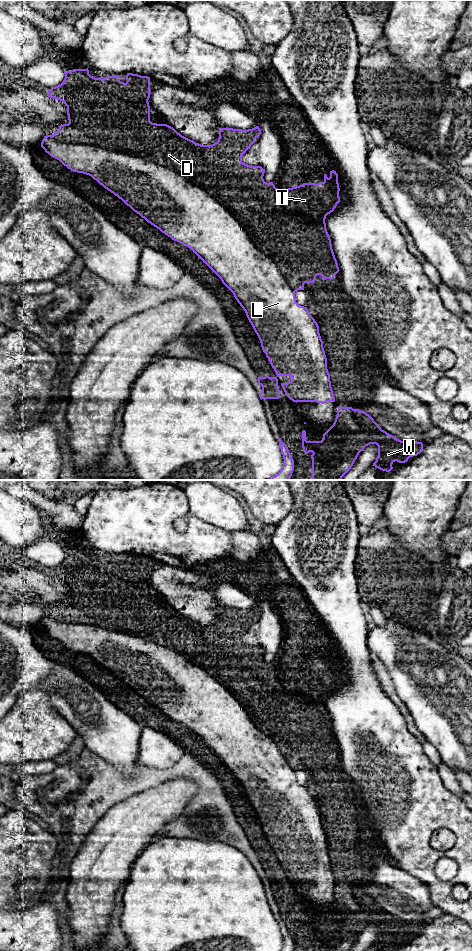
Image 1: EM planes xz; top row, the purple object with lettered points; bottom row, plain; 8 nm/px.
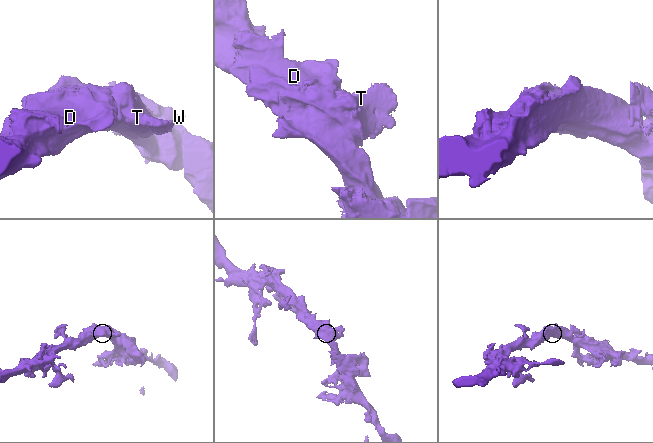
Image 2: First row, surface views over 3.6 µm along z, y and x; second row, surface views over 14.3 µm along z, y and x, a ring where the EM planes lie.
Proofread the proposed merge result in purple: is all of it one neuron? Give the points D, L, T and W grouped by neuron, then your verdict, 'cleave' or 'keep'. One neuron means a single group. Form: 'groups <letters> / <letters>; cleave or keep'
groups D L T W; keep

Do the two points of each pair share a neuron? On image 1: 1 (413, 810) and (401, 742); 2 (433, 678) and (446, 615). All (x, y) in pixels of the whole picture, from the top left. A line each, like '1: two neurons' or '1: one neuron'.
1: one neuron
2: two neurons

